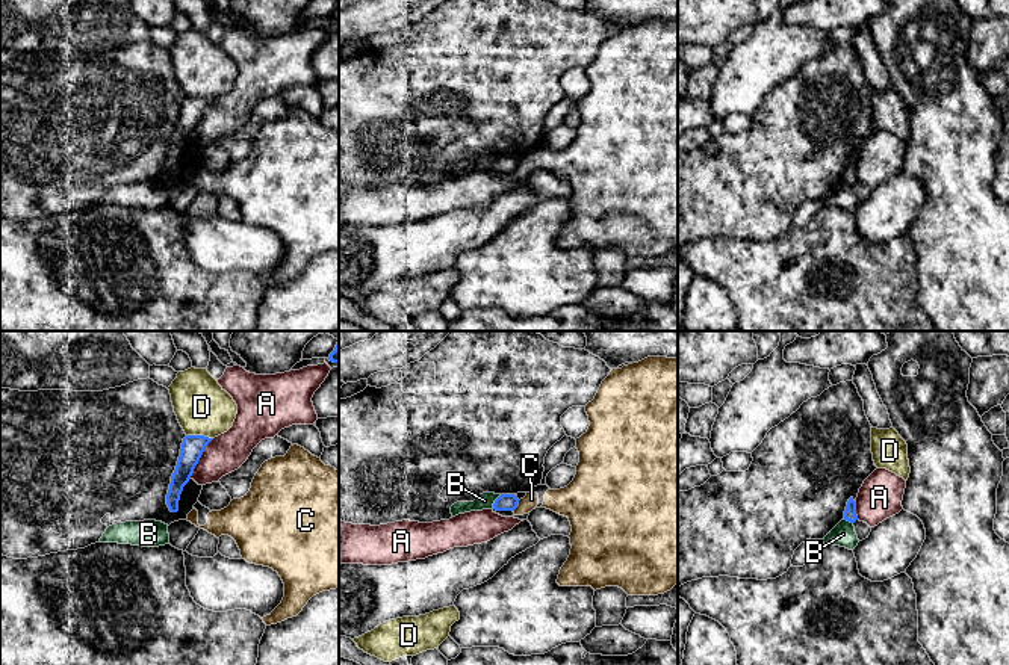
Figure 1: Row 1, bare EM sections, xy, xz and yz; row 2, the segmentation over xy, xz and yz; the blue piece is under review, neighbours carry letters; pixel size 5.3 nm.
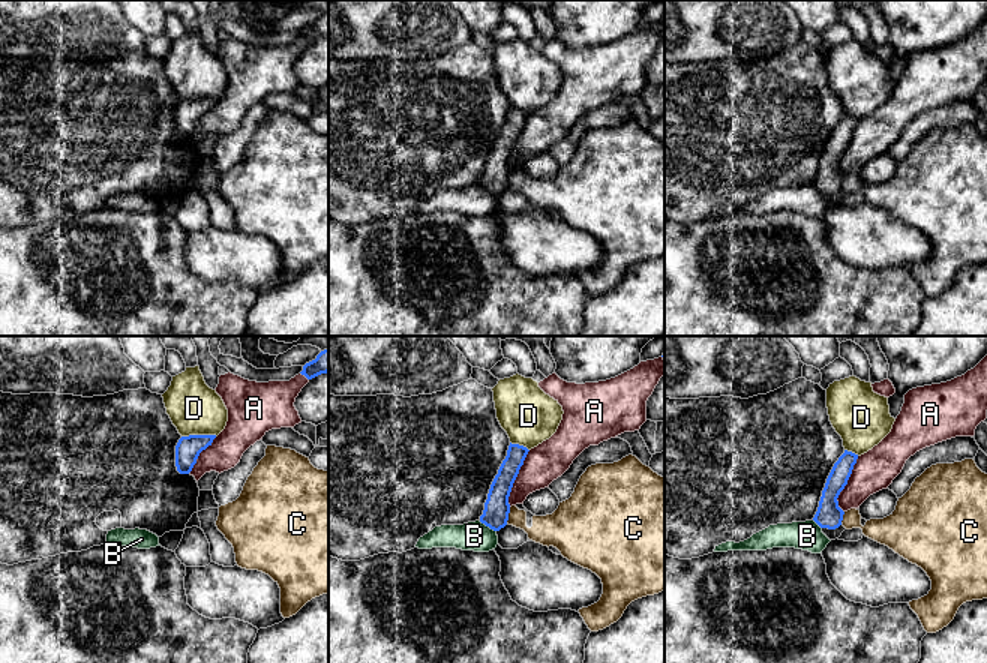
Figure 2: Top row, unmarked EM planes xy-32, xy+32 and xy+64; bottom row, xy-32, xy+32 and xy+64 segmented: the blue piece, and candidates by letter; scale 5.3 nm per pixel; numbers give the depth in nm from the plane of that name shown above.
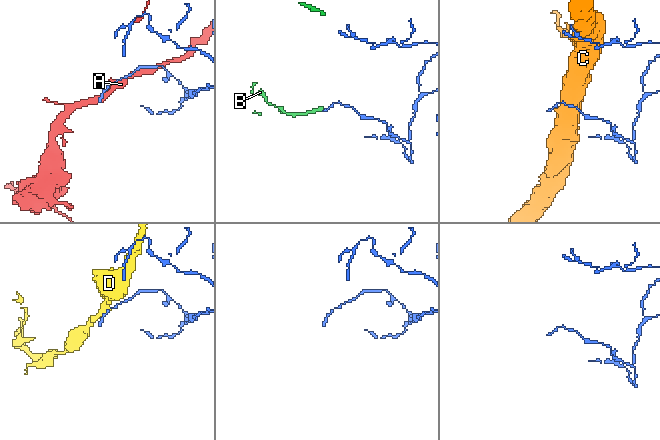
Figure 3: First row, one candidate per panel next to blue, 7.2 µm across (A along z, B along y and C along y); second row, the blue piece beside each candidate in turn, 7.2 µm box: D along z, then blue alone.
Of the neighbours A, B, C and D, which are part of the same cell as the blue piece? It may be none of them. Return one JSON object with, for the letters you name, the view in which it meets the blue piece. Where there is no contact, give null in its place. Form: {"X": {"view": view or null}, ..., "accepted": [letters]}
{"accepted": []}

